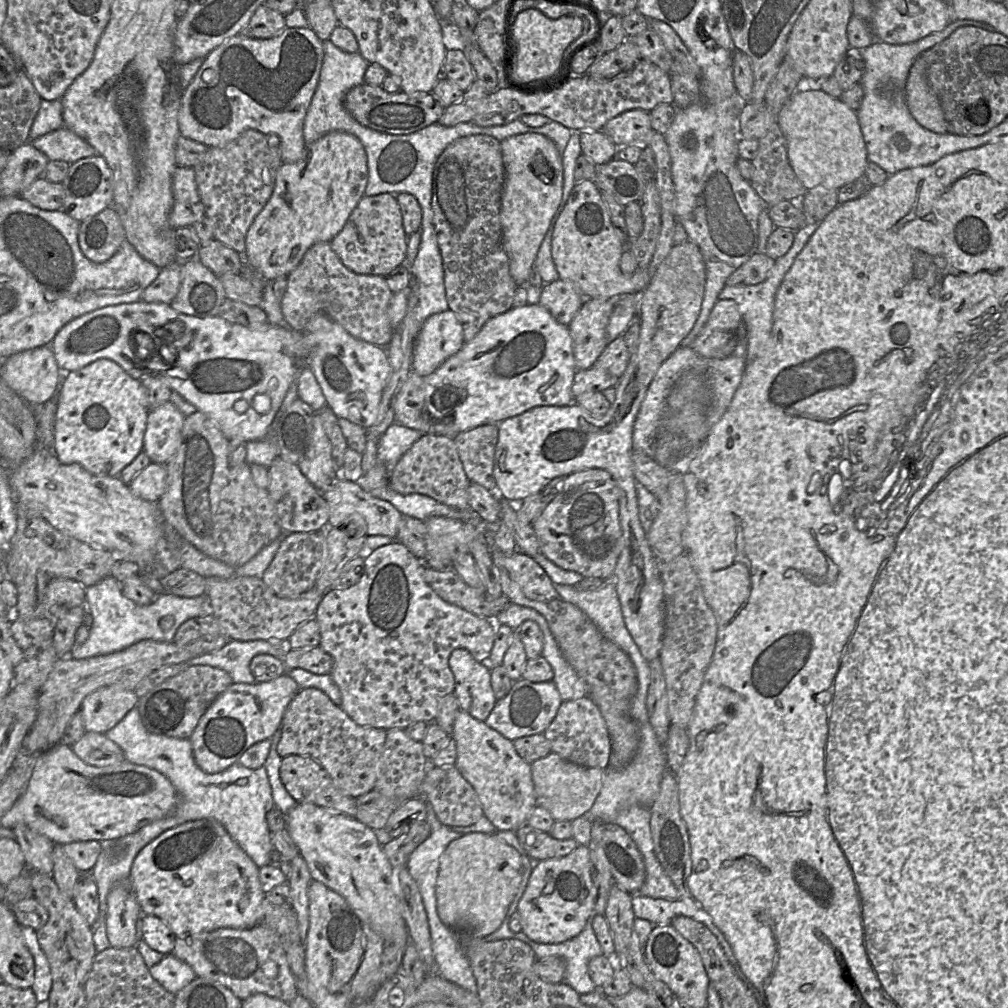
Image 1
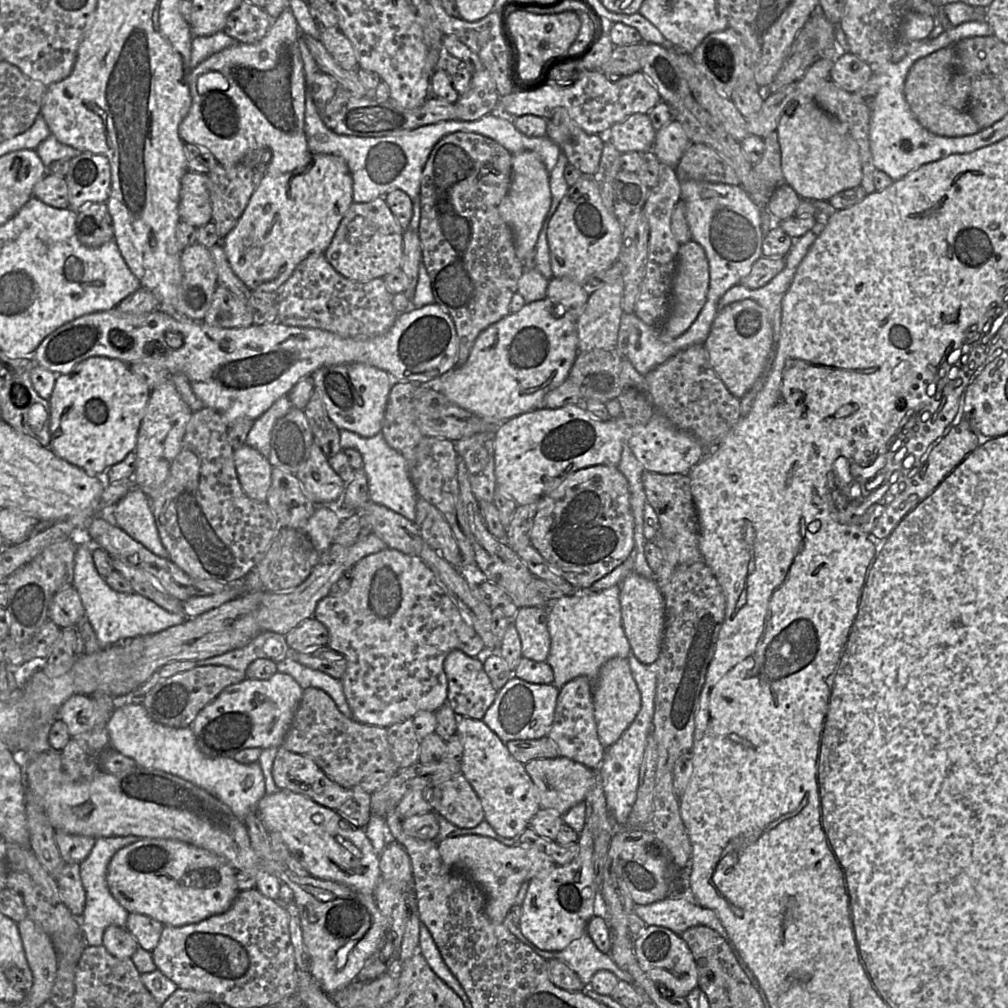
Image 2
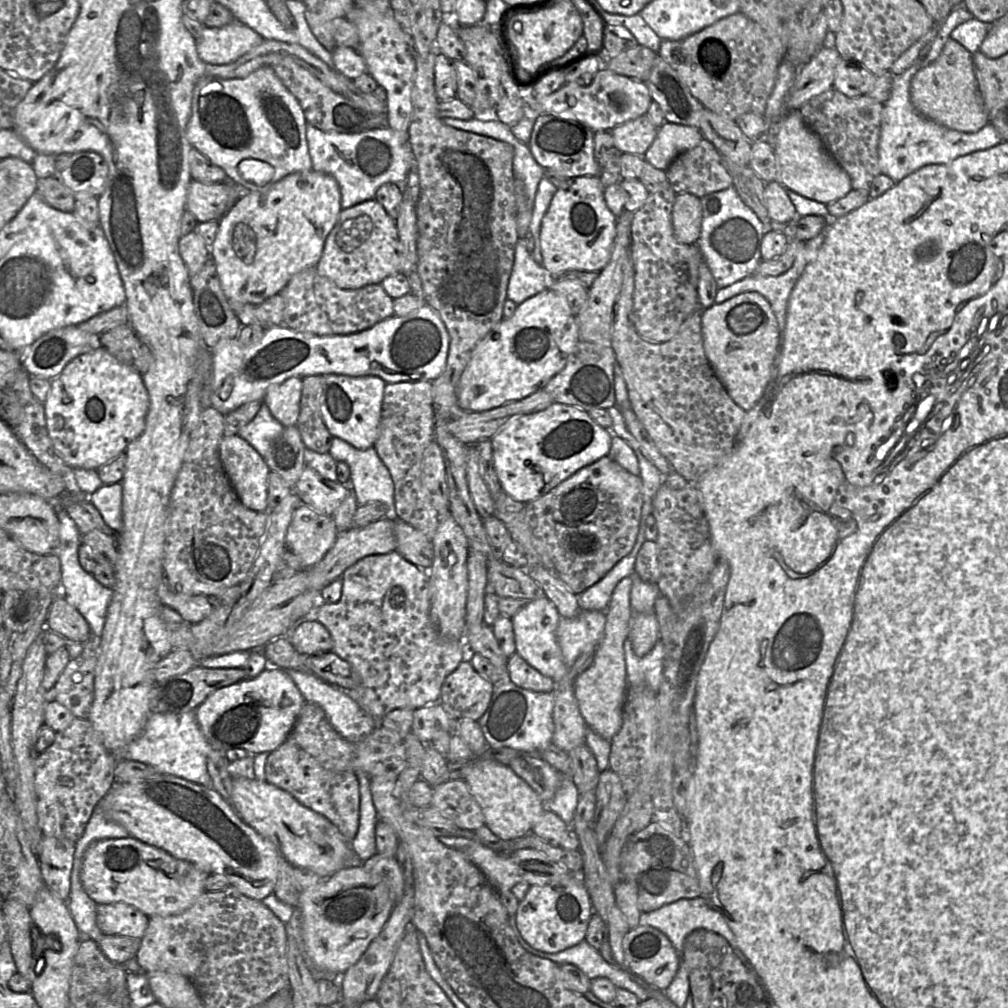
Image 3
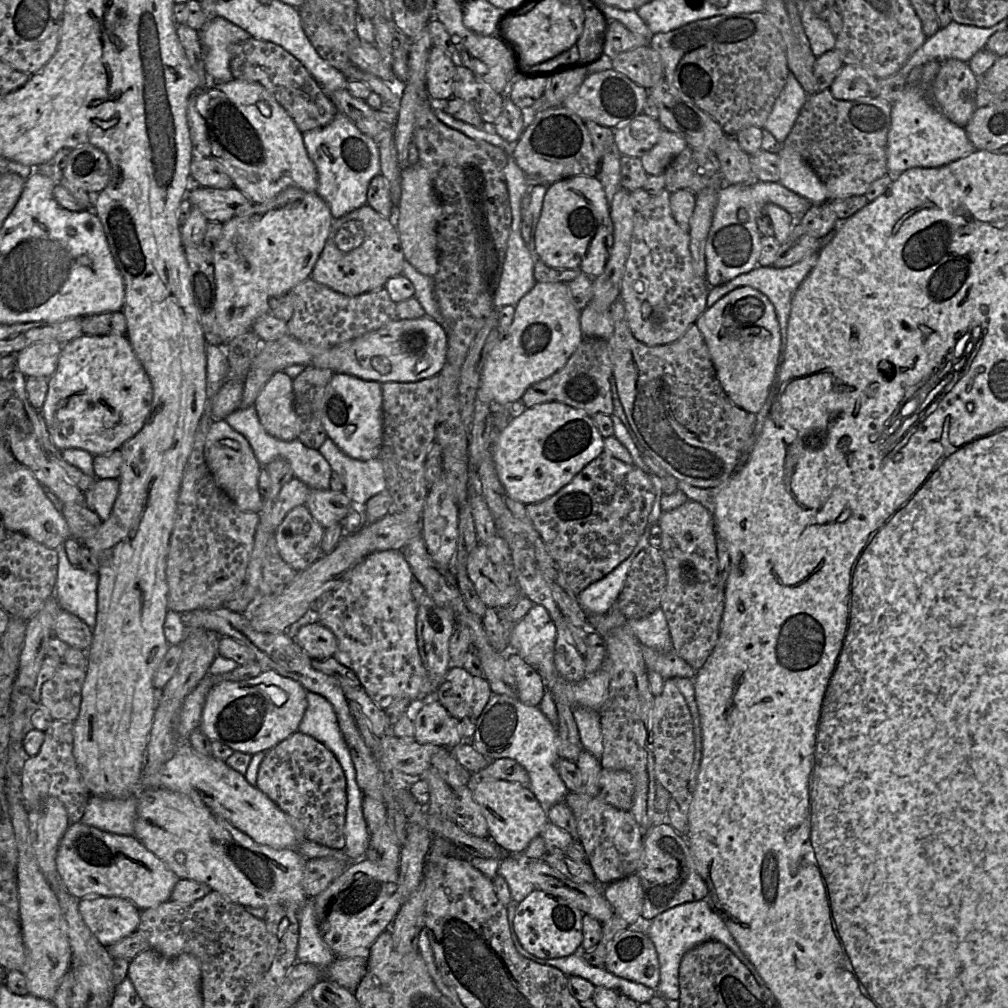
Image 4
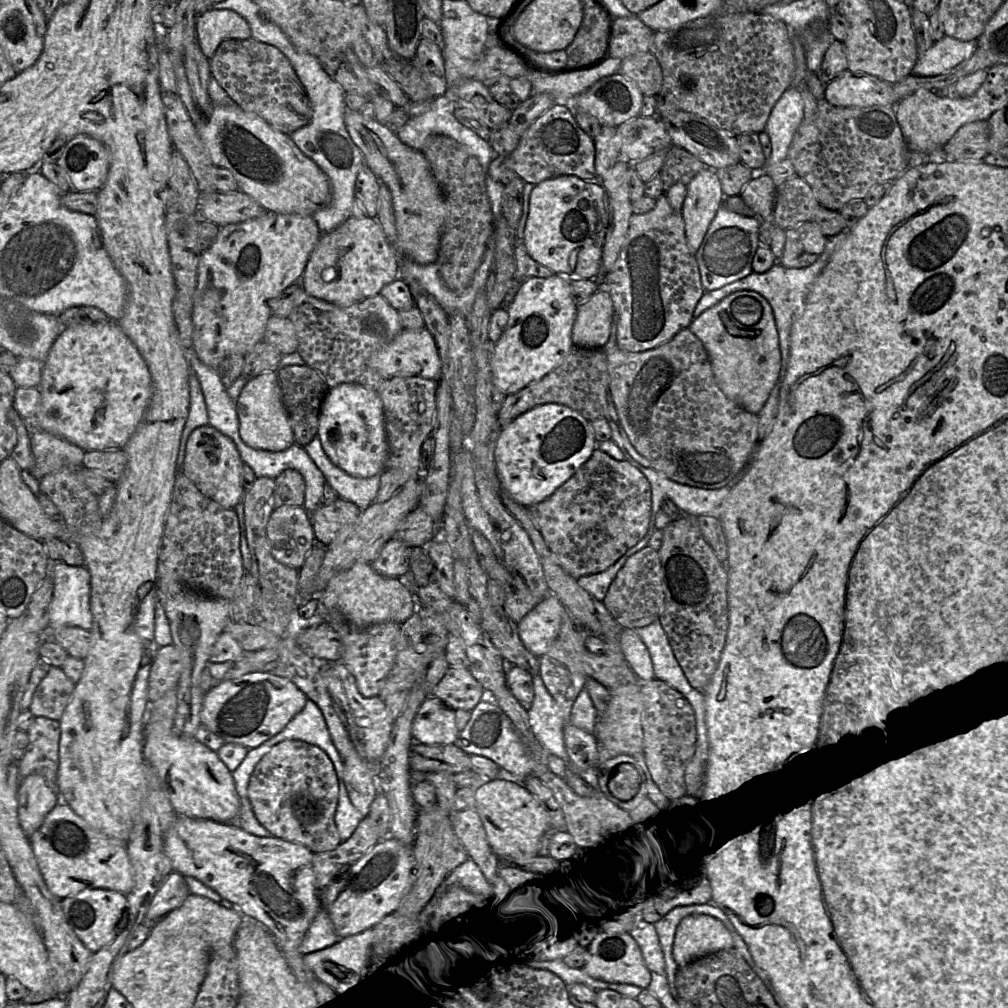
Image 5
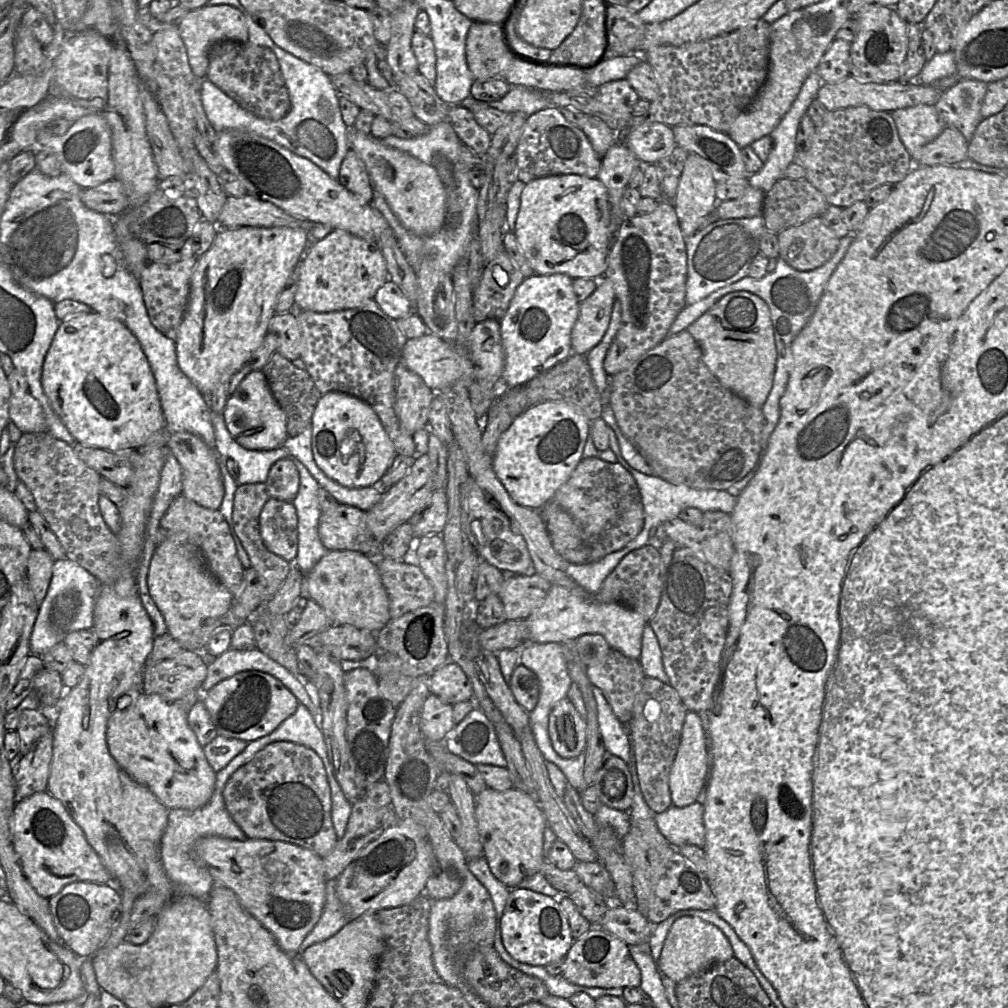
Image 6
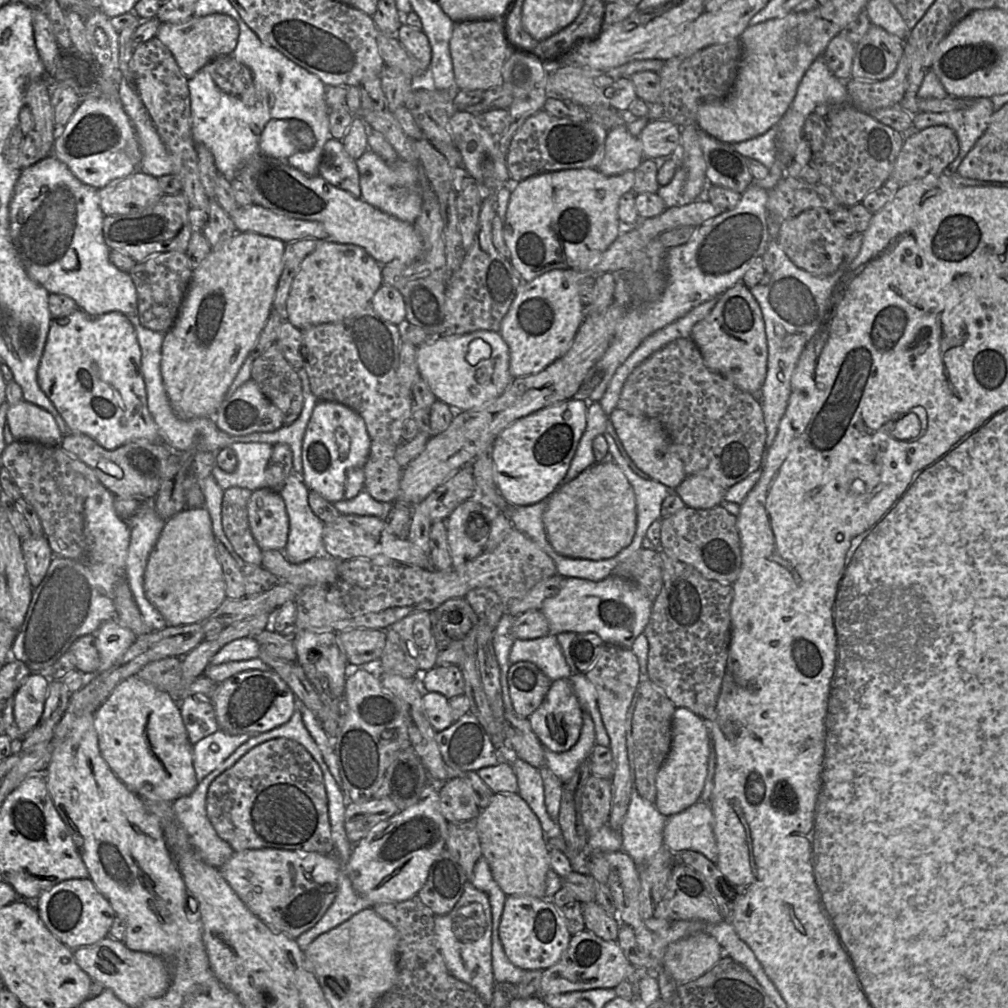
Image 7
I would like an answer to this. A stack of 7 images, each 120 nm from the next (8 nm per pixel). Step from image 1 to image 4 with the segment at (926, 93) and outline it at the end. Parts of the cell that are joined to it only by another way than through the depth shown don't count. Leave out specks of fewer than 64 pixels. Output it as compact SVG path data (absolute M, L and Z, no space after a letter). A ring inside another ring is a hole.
M958 59L942 62L931 87L937 108L954 124L966 126L976 111L978 77L969 64Z

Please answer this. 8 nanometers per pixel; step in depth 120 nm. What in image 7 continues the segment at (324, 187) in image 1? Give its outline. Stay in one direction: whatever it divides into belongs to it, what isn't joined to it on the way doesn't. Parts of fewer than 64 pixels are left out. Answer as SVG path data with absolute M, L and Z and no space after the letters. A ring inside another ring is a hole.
M237 232L213 247L193 271L178 316L162 344L162 379L179 417L214 417L215 421L216 411L273 309L285 247L279 239Z

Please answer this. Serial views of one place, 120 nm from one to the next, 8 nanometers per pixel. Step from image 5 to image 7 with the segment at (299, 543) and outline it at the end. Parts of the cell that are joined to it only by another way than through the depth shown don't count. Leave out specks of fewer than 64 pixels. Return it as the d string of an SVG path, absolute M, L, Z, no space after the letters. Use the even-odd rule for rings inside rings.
M254 490L247 504L251 533L262 550L284 551L288 542L289 517L278 491Z

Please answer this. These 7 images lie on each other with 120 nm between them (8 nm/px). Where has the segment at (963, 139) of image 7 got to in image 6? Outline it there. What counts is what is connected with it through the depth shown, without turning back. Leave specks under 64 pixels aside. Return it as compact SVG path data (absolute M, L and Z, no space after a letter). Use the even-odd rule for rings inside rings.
M961 79L943 92L935 107L947 128L959 130L970 142L980 122L987 83Z

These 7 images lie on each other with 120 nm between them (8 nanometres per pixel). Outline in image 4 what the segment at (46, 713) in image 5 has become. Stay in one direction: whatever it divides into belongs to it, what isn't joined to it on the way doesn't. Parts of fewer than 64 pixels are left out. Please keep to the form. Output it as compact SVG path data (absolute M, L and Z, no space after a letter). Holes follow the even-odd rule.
M61 663L55 674L41 688L40 706L46 708L54 720L74 722L80 711L82 686L86 669Z

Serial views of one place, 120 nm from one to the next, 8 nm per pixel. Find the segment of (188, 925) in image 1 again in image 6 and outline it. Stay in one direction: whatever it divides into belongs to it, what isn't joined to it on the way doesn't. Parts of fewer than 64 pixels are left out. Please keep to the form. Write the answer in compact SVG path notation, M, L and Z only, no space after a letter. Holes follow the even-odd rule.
M47 791L37 792L16 803L9 820L9 829L23 873L40 896L49 899L66 885L79 881L114 885L112 875L88 843L81 828L71 818L64 805Z

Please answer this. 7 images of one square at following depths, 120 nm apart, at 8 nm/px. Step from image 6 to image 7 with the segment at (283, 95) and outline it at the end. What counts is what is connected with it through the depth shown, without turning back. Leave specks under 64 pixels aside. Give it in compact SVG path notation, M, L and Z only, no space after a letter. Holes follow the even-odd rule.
M231 53L212 59L209 72L218 88L227 94L241 97L254 93L254 76L251 69L239 63Z

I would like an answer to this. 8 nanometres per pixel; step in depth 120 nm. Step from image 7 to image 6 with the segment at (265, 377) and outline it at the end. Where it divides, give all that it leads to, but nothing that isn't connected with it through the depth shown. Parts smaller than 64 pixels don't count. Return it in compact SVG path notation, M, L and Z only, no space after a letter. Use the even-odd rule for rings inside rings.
M278 351L262 368L262 372L266 377L271 393L286 415L288 436L299 435L308 425L312 425L313 412L322 395L321 392L317 389L308 371L295 367L290 360Z

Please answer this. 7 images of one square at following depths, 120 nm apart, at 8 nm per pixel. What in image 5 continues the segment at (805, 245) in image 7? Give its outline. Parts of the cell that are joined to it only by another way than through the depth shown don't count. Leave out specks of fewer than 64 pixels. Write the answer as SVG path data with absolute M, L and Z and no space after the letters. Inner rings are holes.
M813 221L785 230L786 241L780 264L788 268L812 265L824 252L828 238Z

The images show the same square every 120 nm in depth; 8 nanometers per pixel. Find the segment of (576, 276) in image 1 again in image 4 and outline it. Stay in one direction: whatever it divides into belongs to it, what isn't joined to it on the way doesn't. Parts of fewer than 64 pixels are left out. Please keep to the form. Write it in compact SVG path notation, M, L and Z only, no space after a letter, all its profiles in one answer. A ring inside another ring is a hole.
M573 176L547 186L533 236L537 256L546 266L577 270L590 278L599 276L608 258L611 233L609 204L597 176Z

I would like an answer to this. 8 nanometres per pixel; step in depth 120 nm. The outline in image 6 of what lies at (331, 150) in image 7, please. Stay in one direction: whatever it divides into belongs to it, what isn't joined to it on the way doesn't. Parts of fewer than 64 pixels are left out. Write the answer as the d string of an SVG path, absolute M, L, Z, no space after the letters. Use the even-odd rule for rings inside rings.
M353 148L347 151L341 163L337 181L365 203L371 204L374 185L363 161Z

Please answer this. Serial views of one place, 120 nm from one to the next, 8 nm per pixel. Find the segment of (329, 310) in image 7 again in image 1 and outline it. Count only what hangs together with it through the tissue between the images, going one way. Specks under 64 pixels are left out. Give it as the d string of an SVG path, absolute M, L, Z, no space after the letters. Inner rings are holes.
M382 193L362 197L330 244L341 262L354 273L385 276L404 264L407 238L396 195Z

